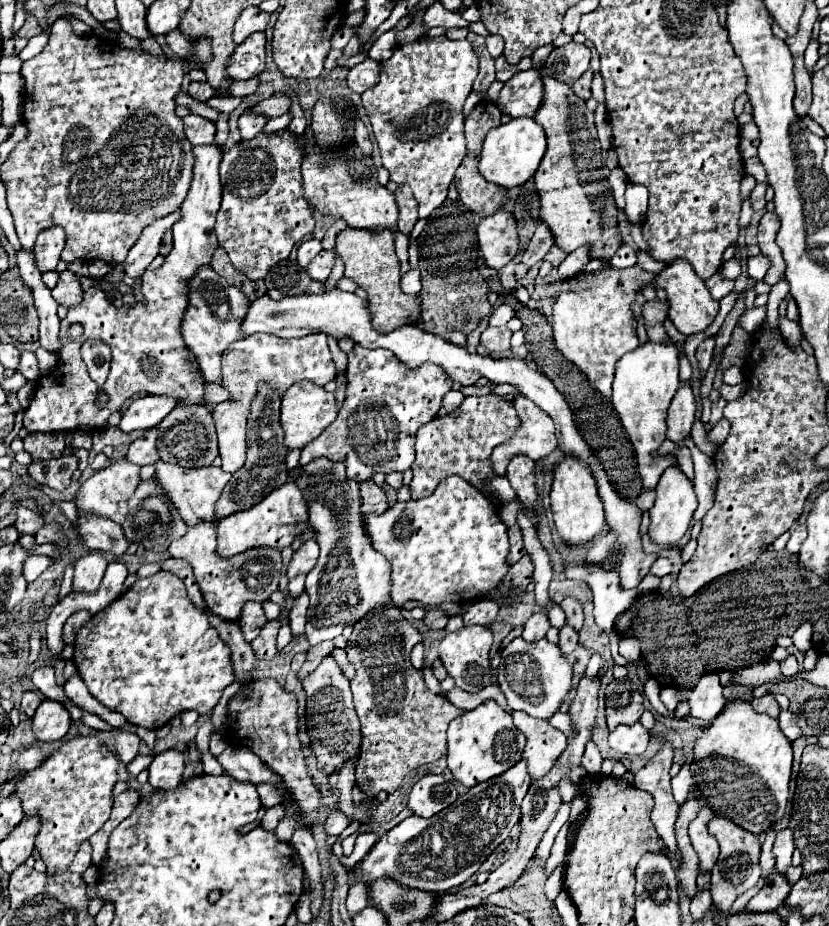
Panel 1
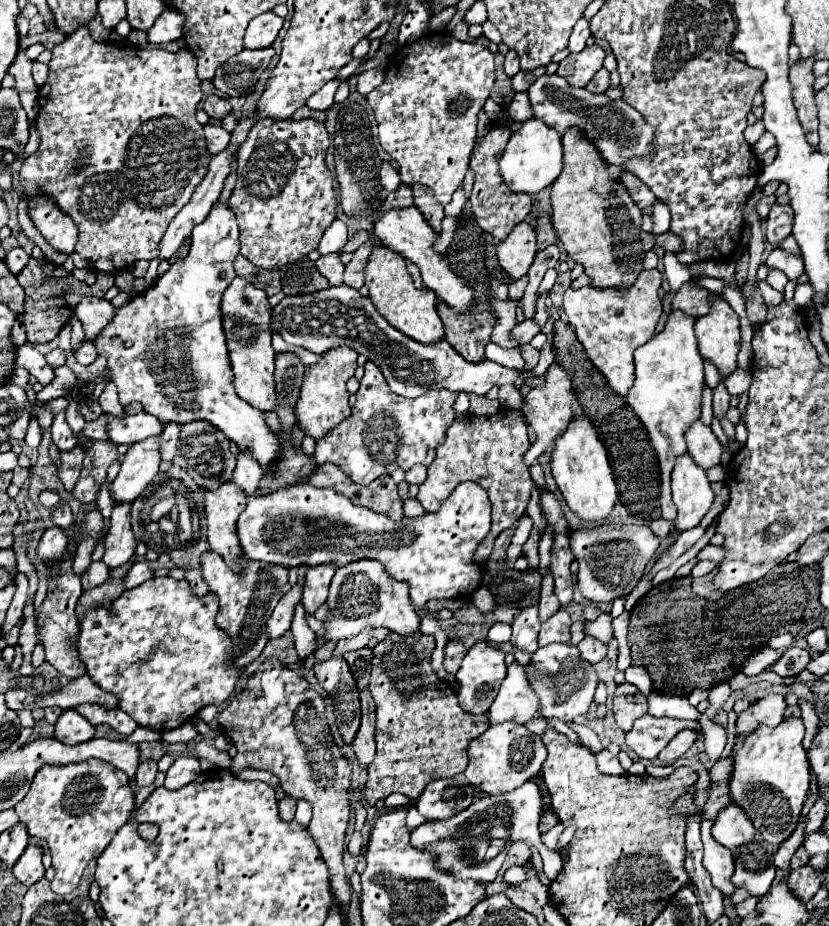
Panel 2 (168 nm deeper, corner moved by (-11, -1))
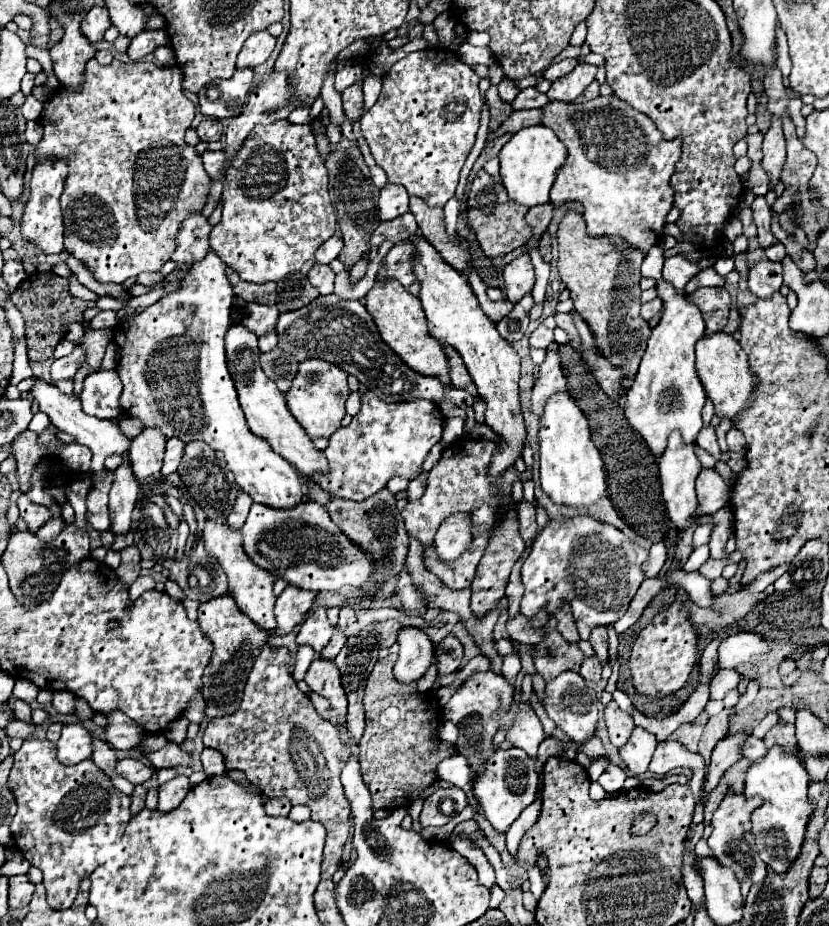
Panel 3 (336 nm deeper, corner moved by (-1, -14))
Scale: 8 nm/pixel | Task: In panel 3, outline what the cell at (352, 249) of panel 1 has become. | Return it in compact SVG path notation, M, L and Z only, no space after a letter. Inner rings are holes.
M388 280L384 286L374 284L374 288L366 296L366 308L374 316L374 322L380 330L380 336L384 342L406 362L414 372L422 376L436 376L436 374L448 374L448 358L444 354L444 348L438 340L434 340L428 334L426 316L420 304L418 296L412 296L406 288L402 288L398 282Z

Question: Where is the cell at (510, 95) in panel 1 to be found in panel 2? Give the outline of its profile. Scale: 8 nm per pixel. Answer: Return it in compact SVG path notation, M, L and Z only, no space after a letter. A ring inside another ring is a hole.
M542 75L538 77L530 89L528 89L530 105L534 111L534 117L544 121L546 125L552 125L560 131L560 135L568 127L578 127L584 131L588 139L592 139L600 151L600 155L614 165L622 165L628 157L644 155L650 151L650 141L654 127L644 123L642 115L632 109L622 99L608 99L606 95L590 93L588 89L576 89L568 85L568 81L560 75Z

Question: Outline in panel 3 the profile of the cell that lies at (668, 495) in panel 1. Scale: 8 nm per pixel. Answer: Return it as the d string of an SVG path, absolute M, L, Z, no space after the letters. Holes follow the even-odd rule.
M674 432L674 434L670 434L666 450L660 456L660 460L658 460L662 496L664 496L664 502L666 502L666 508L668 508L668 516L670 516L672 524L678 530L684 530L686 526L690 526L690 520L692 520L692 516L694 516L694 512L698 508L694 482L696 482L696 478L698 478L698 474L702 470L702 464L700 464L698 456L696 456L694 446L696 446L694 442L682 442L682 434Z

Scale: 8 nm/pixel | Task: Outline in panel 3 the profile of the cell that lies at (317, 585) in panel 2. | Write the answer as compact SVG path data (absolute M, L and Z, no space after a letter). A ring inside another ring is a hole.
M318 608L316 612L306 616L306 620L300 626L300 632L296 636L296 642L314 648L314 652L320 654L328 646L332 632L334 632L334 626L326 618L326 608Z

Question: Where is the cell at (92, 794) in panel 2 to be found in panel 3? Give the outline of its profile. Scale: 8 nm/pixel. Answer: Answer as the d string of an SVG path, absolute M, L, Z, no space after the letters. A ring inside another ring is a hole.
M28 738L12 758L14 766L10 770L8 786L18 804L18 812L10 824L14 842L22 856L42 870L50 908L66 910L74 904L82 880L112 858L114 844L122 838L126 822L130 822L130 796L116 790L110 778L92 760L84 760L76 766L60 764L56 758L56 743L50 740Z

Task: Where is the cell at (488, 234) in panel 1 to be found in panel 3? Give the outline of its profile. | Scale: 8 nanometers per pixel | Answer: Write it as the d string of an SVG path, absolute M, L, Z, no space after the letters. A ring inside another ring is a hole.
M522 254L520 258L516 258L504 268L504 282L508 290L508 300L512 304L520 302L526 294L532 292L536 276L534 276L534 268L528 254Z

